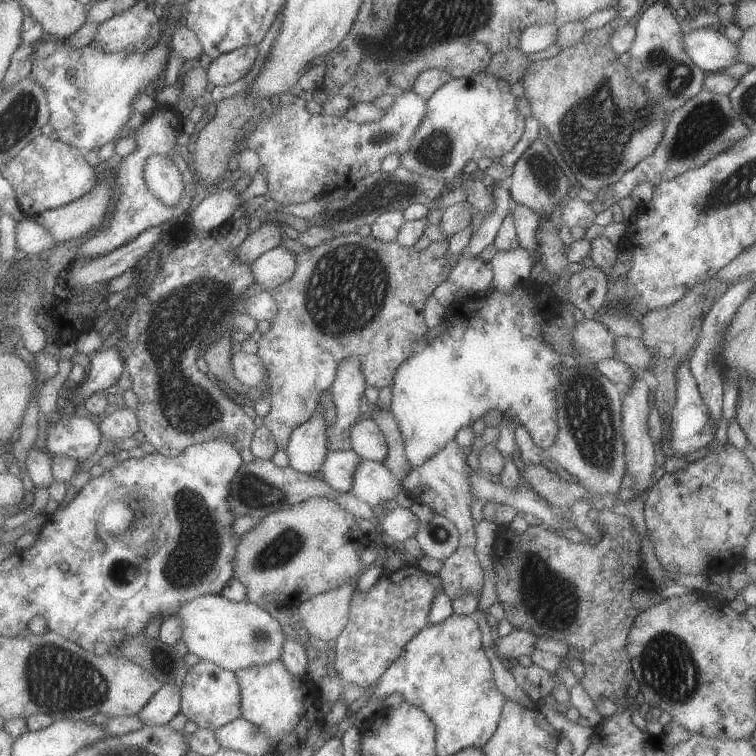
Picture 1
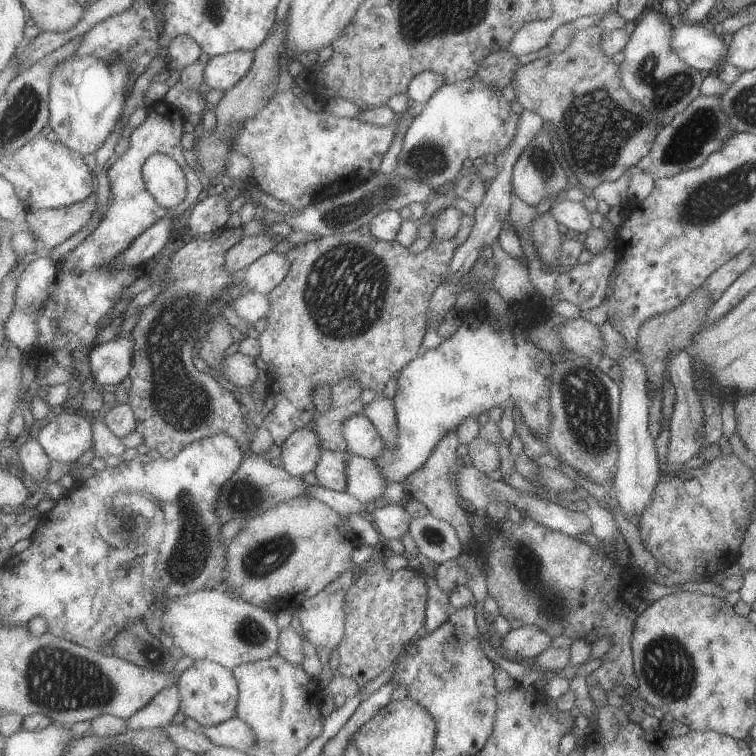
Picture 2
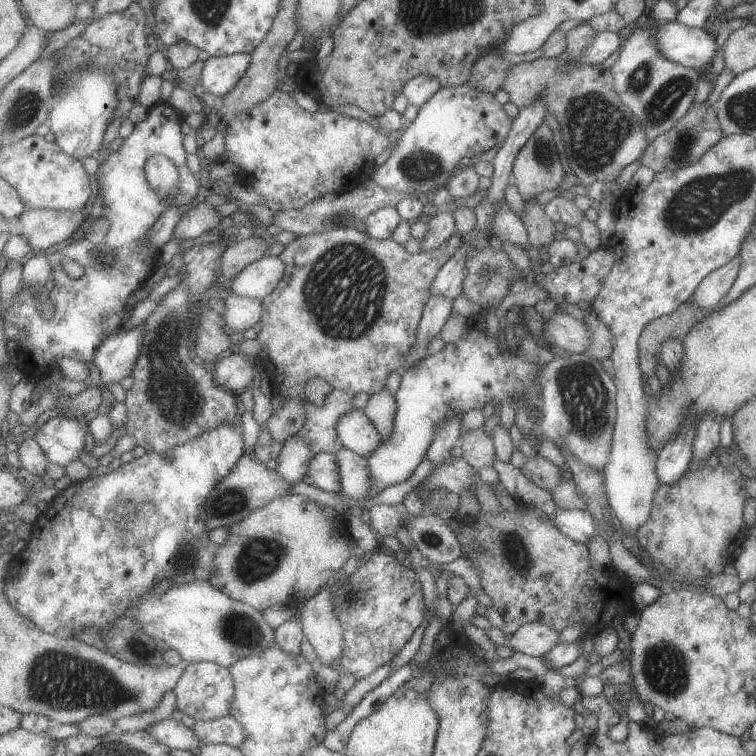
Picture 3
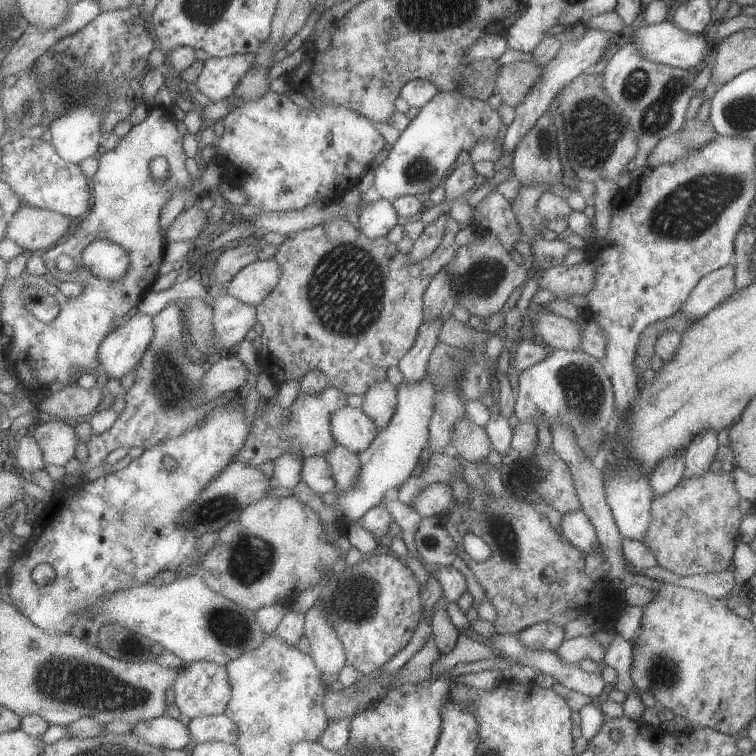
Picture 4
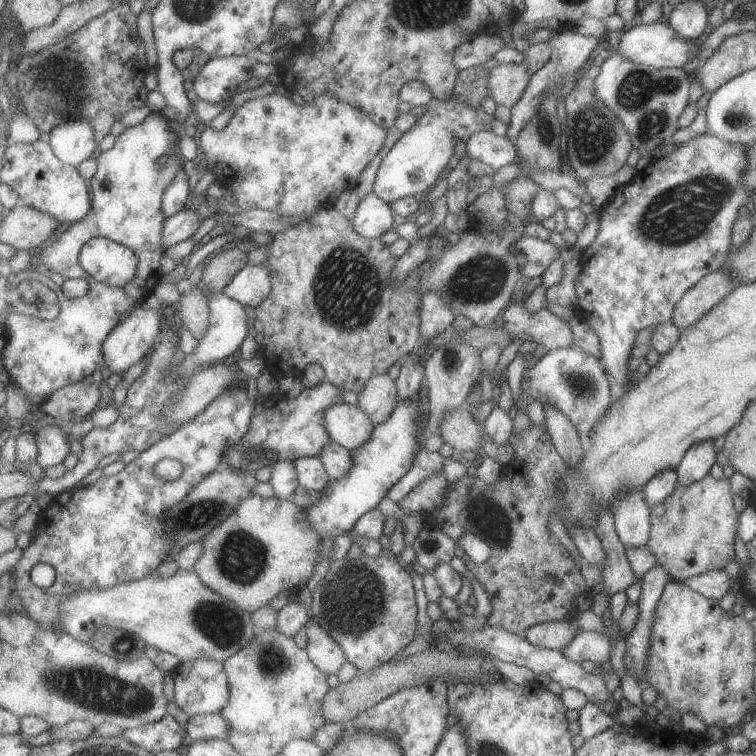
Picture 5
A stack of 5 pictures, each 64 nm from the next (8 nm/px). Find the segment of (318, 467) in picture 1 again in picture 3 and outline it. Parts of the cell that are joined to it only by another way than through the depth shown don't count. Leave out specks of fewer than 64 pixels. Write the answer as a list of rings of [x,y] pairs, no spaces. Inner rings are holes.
[[[293,435],[284,442],[277,459],[277,470],[283,475],[283,478],[293,484],[299,484],[305,476],[308,476],[311,461],[317,455],[311,445],[301,435]]]

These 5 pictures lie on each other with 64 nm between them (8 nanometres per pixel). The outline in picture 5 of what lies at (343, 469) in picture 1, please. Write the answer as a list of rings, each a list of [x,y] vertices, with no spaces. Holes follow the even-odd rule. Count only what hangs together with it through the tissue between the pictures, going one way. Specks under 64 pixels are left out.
[[[301,457],[295,462],[300,486],[318,495],[325,492],[333,478],[319,457]]]

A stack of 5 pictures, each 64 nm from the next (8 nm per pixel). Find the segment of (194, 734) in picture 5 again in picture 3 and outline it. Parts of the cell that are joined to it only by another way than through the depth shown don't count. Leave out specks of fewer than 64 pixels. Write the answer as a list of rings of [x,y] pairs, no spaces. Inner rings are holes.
[[[232,715],[212,721],[196,721],[193,730],[207,745],[222,744],[240,748],[248,737],[243,724]]]

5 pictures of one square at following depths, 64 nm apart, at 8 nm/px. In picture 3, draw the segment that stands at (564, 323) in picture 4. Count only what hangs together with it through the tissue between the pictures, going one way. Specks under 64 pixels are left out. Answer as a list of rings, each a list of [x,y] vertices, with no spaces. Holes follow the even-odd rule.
[[[556,313],[544,322],[545,336],[557,351],[565,353],[585,353],[589,346],[590,332],[588,326],[565,313]]]

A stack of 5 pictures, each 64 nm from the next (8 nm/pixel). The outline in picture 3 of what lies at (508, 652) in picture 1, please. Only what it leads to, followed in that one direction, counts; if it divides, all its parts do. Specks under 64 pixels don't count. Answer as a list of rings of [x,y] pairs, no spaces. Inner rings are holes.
[[[541,621],[523,625],[510,635],[512,651],[543,658],[559,644],[559,633]]]

